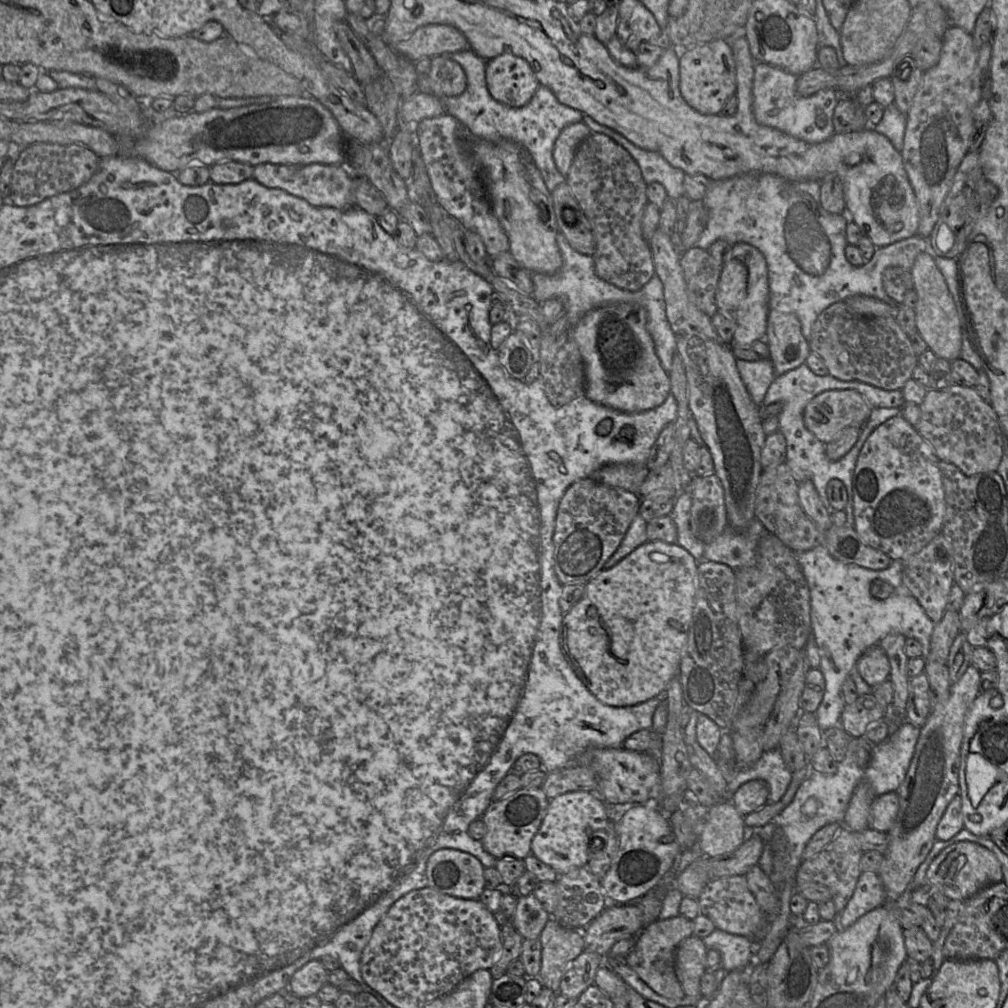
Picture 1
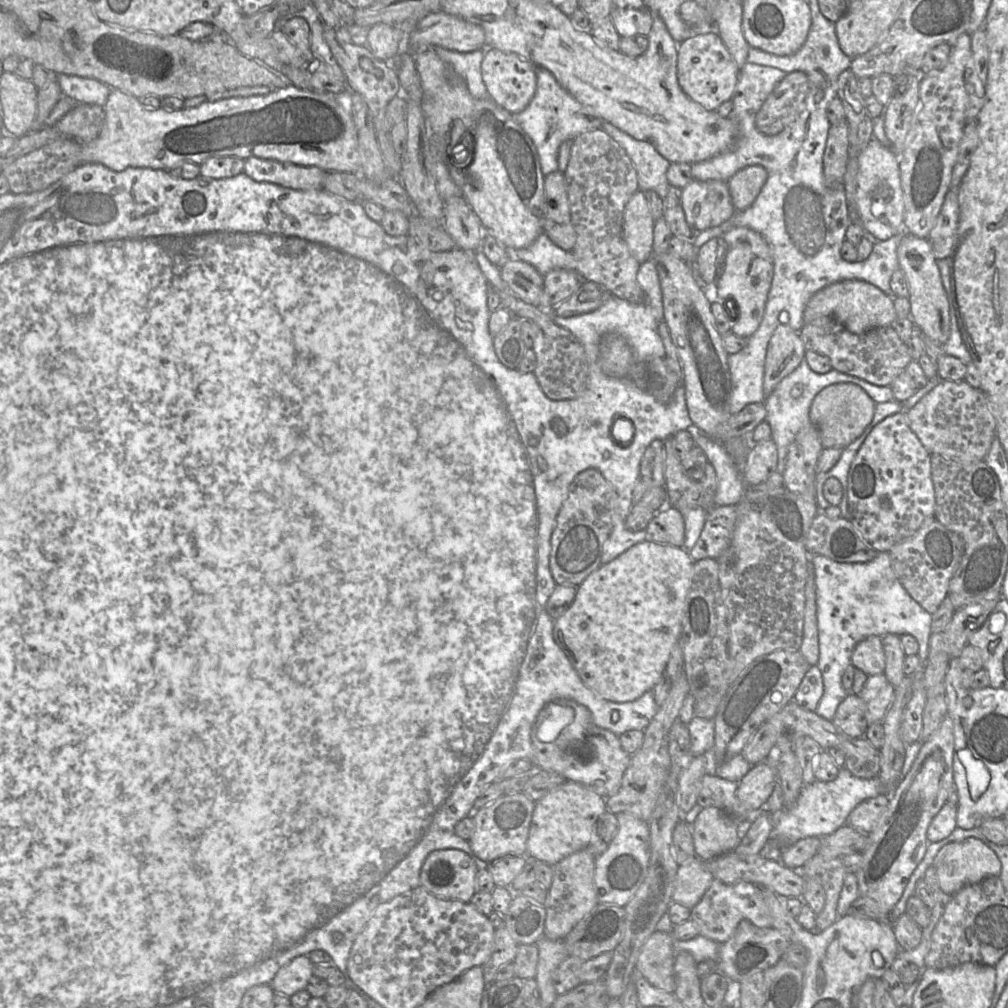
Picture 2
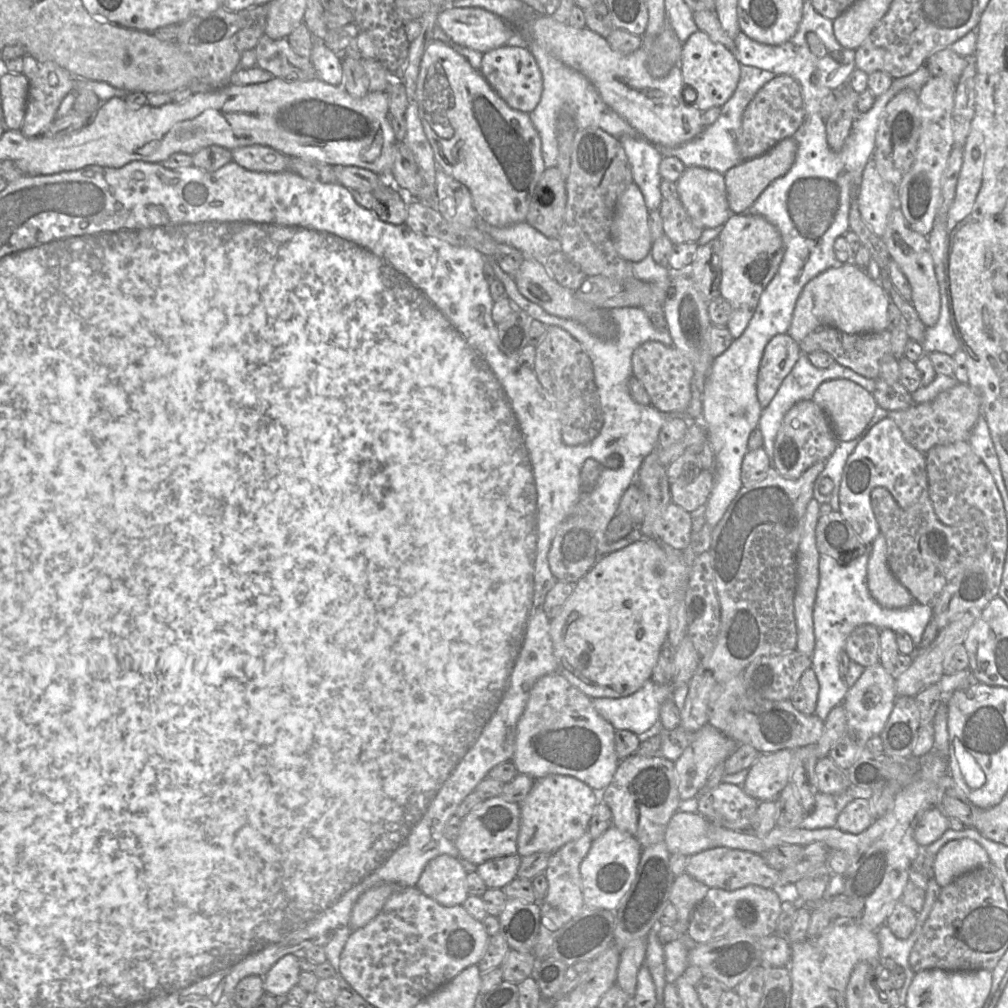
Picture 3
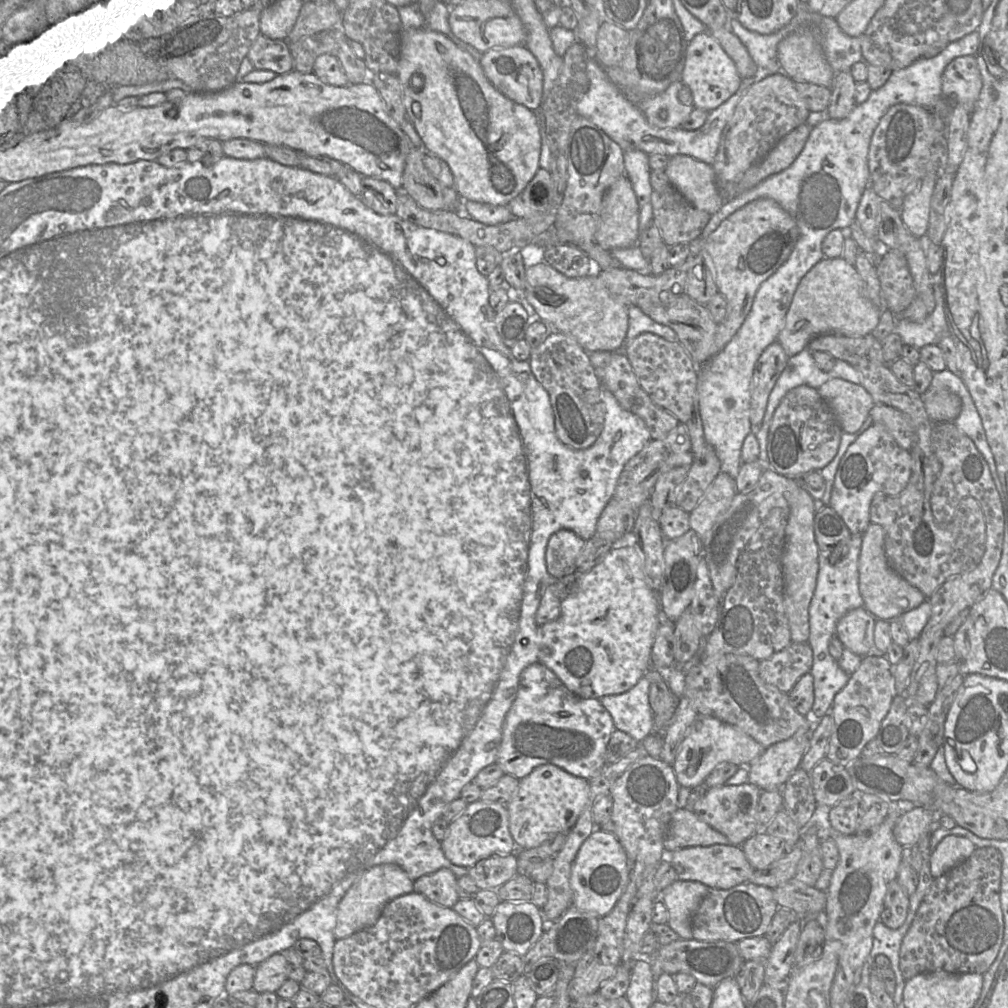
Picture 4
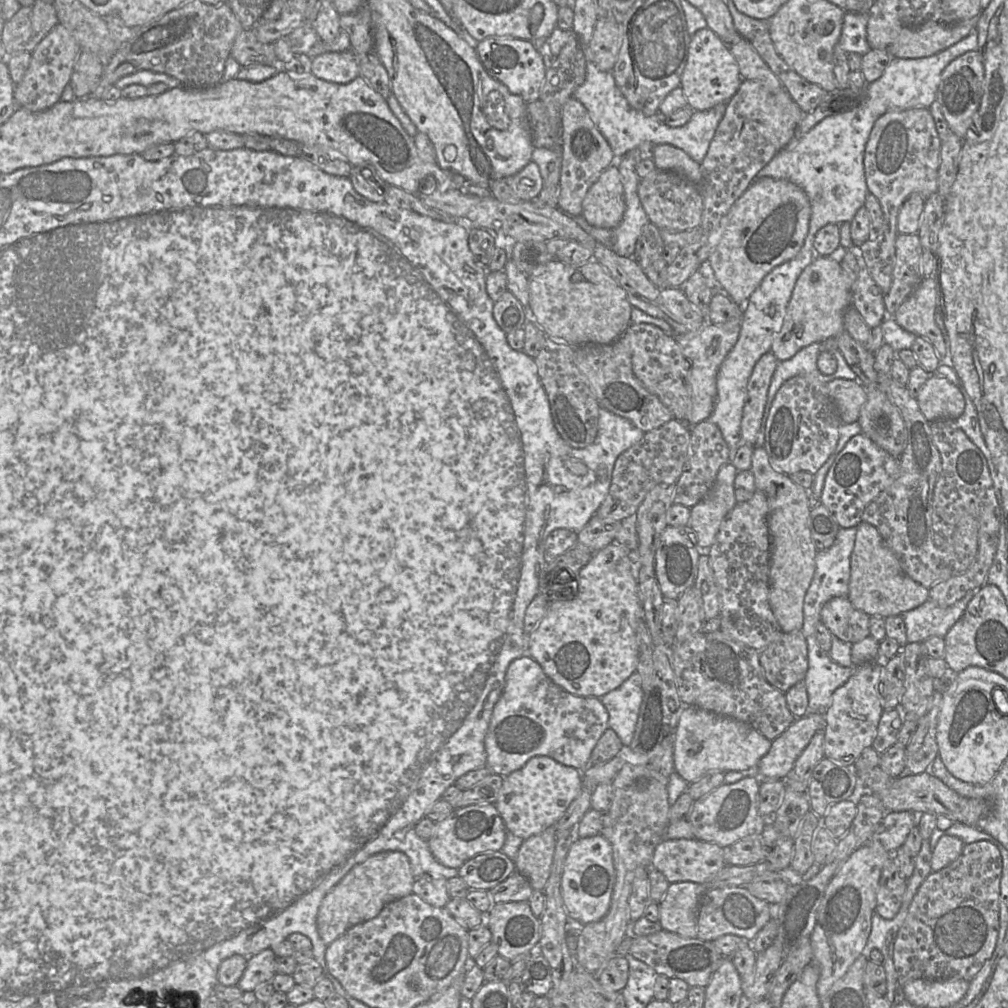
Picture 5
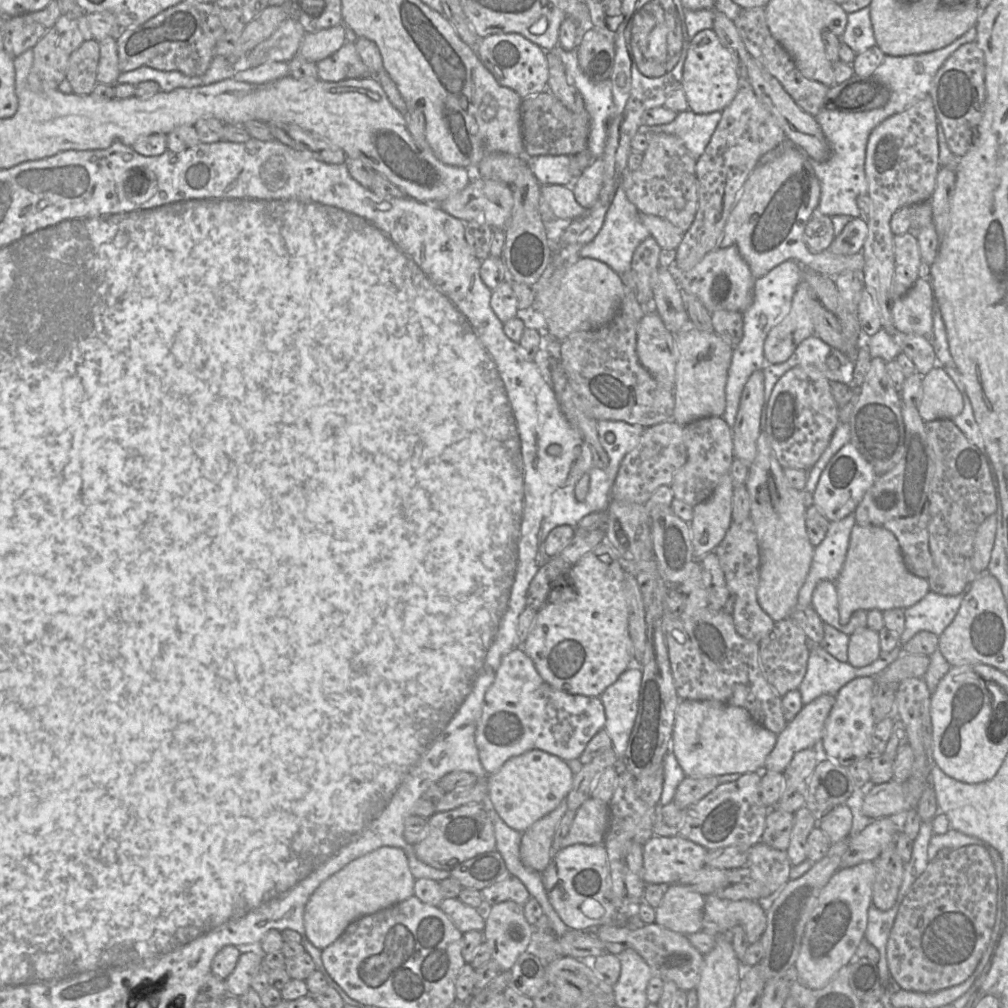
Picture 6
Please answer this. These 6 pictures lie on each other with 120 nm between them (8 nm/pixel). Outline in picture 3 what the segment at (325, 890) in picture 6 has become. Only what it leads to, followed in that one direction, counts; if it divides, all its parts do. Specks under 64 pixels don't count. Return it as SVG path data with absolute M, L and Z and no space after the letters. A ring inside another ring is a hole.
M385 883L364 892L356 901L351 912L350 927L352 931L371 922L398 888L401 887L397 884Z

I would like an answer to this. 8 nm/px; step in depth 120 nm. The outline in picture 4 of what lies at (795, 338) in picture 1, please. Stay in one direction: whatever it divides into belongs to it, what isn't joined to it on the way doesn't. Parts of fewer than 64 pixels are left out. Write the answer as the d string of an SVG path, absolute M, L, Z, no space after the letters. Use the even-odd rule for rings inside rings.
M776 341L763 351L755 365L750 408L750 422L754 430L759 428L763 421L770 393L788 359L783 347Z

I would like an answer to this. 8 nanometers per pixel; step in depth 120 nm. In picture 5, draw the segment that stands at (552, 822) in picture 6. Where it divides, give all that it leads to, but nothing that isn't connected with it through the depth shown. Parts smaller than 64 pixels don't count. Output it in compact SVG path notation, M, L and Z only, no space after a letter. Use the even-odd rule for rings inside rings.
M555 825L522 841L515 860L516 871L527 878L533 890L543 891L550 875L556 831Z

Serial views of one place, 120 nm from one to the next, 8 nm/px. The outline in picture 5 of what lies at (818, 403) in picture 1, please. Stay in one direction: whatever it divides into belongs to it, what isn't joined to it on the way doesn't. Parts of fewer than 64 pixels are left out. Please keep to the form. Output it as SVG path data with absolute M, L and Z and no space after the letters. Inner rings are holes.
M835 379L827 384L828 394L835 402L843 424L858 422L862 406L867 400L866 389L857 381Z

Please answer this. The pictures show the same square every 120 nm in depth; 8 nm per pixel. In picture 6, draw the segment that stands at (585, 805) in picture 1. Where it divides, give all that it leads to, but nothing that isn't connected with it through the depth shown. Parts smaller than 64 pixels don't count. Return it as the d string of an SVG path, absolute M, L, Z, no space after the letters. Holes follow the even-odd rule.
M529 750L511 757L496 772L487 775L488 802L509 827L523 833L566 799L573 776L566 761L542 750Z

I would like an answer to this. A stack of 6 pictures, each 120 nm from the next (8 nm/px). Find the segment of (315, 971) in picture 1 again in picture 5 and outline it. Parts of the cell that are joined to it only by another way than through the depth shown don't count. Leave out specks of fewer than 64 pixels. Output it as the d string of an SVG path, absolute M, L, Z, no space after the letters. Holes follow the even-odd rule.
M264 949L253 956L247 957L247 965L237 987L245 995L252 995L260 984L271 981L276 974L275 959L276 955L271 949Z

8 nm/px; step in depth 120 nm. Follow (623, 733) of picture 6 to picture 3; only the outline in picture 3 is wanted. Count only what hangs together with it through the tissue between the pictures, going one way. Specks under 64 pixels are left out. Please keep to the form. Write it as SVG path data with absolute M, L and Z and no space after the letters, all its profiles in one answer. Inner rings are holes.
M649 679L629 696L592 698L592 702L597 712L616 730L630 730L641 736L658 727L661 705L672 698L673 691L673 682L661 685Z

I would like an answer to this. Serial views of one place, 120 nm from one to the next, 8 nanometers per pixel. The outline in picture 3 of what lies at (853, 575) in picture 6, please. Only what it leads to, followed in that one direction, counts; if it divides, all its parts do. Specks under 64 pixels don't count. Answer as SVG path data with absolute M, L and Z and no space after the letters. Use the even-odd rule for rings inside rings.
M882 533L870 546L867 584L871 596L882 607L897 609L914 603L911 593L899 582L888 565L887 544Z

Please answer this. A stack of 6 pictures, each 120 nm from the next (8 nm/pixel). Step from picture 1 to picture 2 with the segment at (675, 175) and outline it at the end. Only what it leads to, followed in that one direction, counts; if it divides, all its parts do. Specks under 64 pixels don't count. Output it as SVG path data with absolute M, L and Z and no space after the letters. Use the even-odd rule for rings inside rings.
M604 122L601 129L613 138L631 159L637 173L639 190L653 190L665 203L670 188L666 176L670 162L660 155L650 142L636 140L611 123Z

